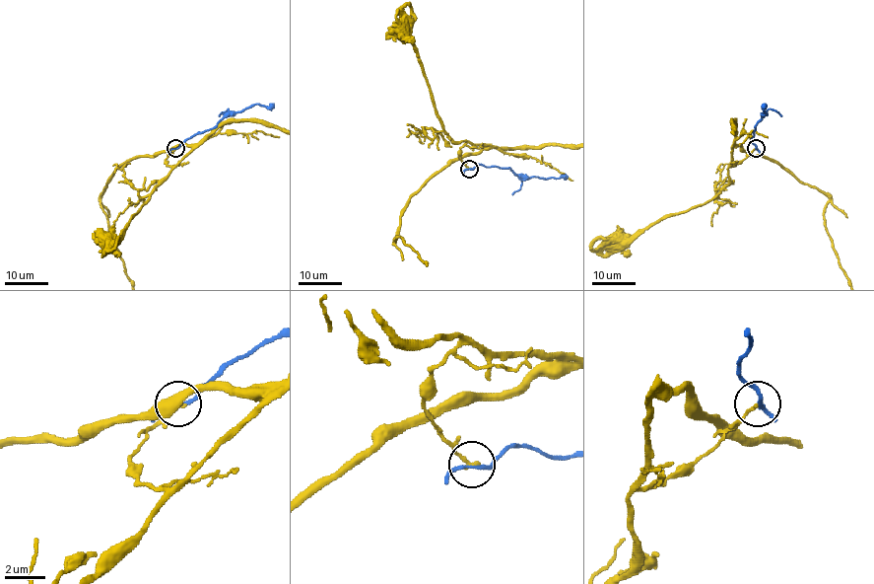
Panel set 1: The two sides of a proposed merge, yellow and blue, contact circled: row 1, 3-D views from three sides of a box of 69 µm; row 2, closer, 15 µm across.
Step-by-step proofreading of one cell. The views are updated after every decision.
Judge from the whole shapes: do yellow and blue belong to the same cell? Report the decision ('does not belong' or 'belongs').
does not belong

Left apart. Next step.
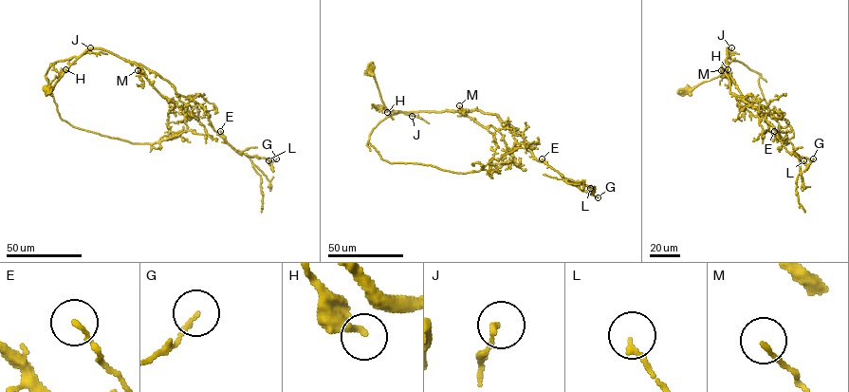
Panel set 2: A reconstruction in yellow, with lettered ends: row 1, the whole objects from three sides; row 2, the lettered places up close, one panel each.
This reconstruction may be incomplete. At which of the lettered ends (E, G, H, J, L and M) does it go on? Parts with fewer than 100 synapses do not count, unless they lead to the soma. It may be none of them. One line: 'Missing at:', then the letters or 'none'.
Missing at: none

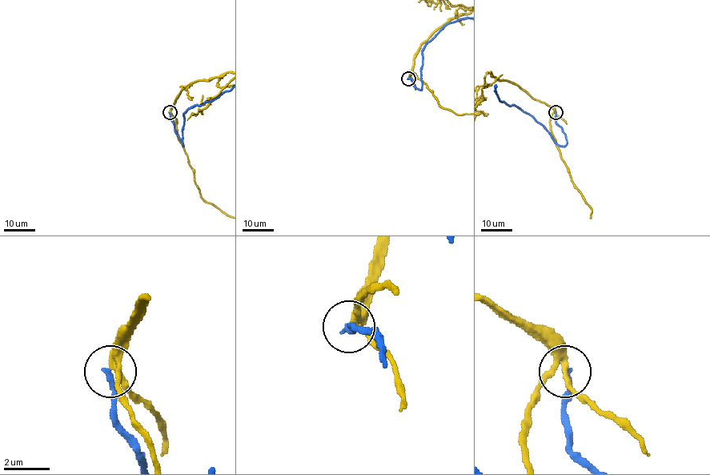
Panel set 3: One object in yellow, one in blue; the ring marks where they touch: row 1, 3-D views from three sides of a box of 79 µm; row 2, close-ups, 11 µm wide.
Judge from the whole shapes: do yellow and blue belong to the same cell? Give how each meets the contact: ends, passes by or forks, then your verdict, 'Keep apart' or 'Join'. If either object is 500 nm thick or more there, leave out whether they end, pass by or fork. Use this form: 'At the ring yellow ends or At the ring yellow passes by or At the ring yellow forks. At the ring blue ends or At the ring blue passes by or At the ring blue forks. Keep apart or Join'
At the ring yellow forks. At the ring blue ends. Keep apart

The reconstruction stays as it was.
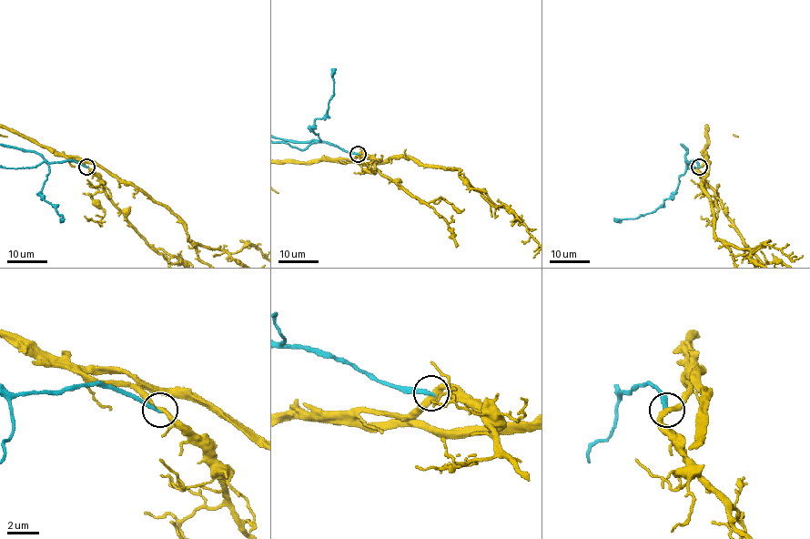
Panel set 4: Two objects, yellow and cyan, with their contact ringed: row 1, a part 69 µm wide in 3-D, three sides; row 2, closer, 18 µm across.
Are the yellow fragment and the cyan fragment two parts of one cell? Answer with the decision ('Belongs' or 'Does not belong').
Does not belong

